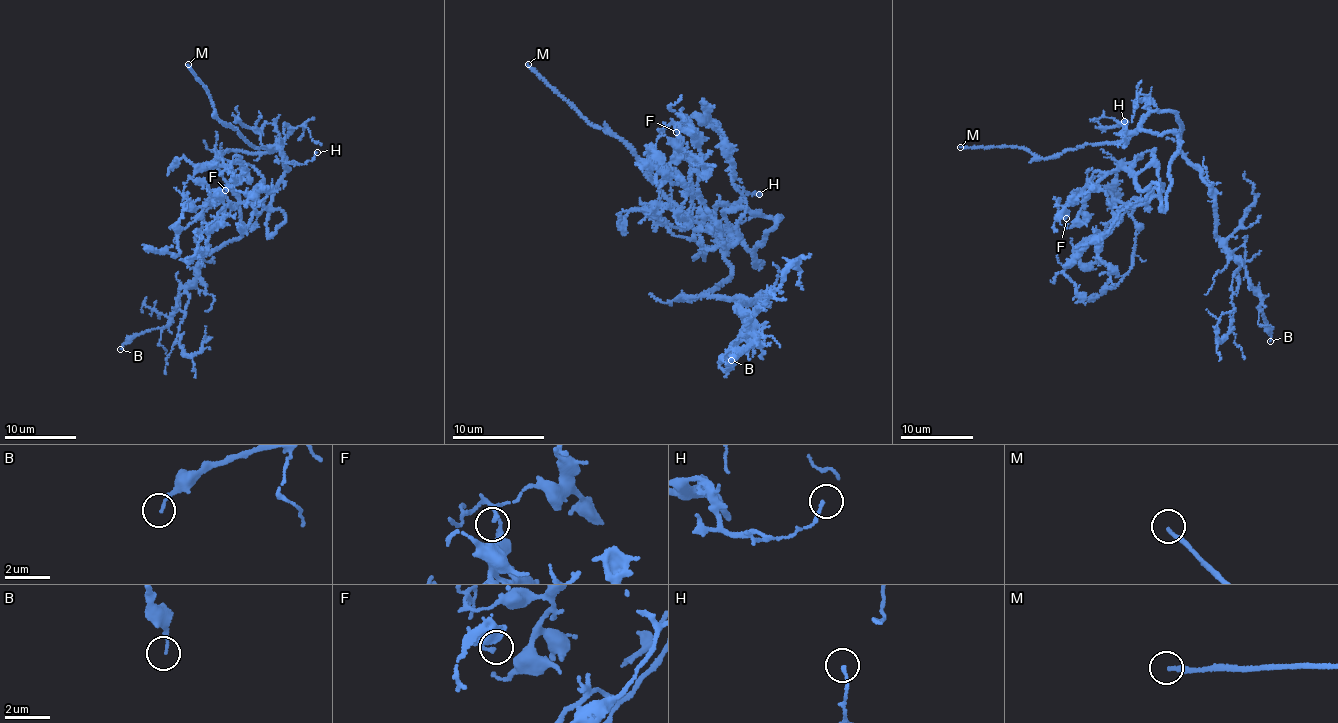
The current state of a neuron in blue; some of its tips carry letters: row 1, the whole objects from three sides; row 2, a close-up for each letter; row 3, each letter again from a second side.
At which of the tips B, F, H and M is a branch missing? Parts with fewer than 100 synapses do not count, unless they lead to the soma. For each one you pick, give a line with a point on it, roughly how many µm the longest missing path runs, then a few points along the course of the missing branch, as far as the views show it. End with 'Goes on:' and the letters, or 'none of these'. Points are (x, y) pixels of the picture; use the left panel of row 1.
M: Place: (188, 64). Missing length about 40 µm. Course of what is missing: (188, 64), (179, 58), (175, 47), (163, 46), (142, 34), (106, 24), (16, 42)
Goes on: M

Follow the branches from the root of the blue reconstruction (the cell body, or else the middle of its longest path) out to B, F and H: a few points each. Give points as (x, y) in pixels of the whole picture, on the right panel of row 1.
B: (1148, 132), (1141, 121), (1152, 112), (1175, 115), (1180, 153), (1211, 191), (1218, 239), (1243, 262), (1270, 341)
F: (1148, 132), (1176, 136), (1165, 208), (1137, 185), (1151, 165), (1142, 199), (1088, 190), (1066, 218)
H: (1148, 132), (1140, 128), (1124, 131), (1123, 138), (1126, 142), (1124, 121)

